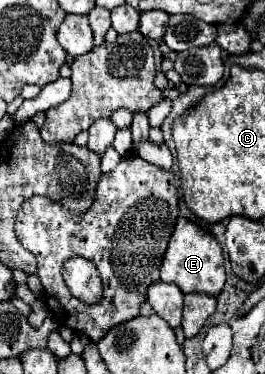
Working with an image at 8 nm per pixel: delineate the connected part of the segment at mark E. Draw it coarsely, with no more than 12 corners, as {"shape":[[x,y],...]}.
{"shape":[[180,216],[160,280],[184,294],[218,296],[222,248]]}

